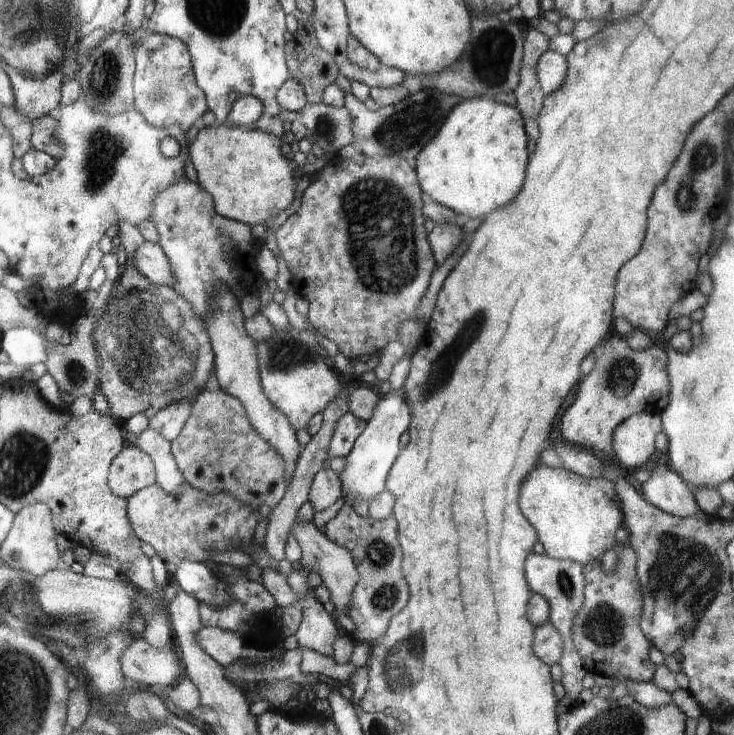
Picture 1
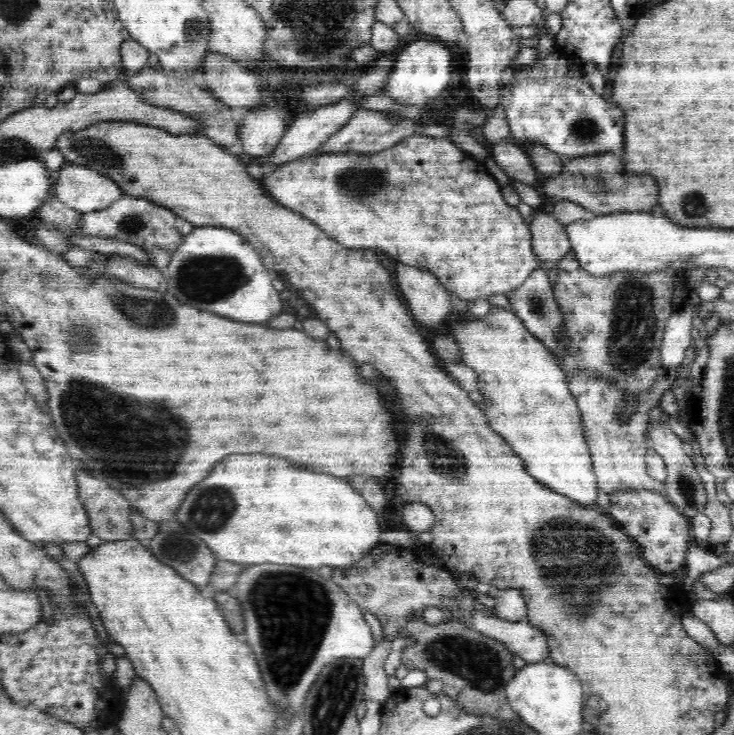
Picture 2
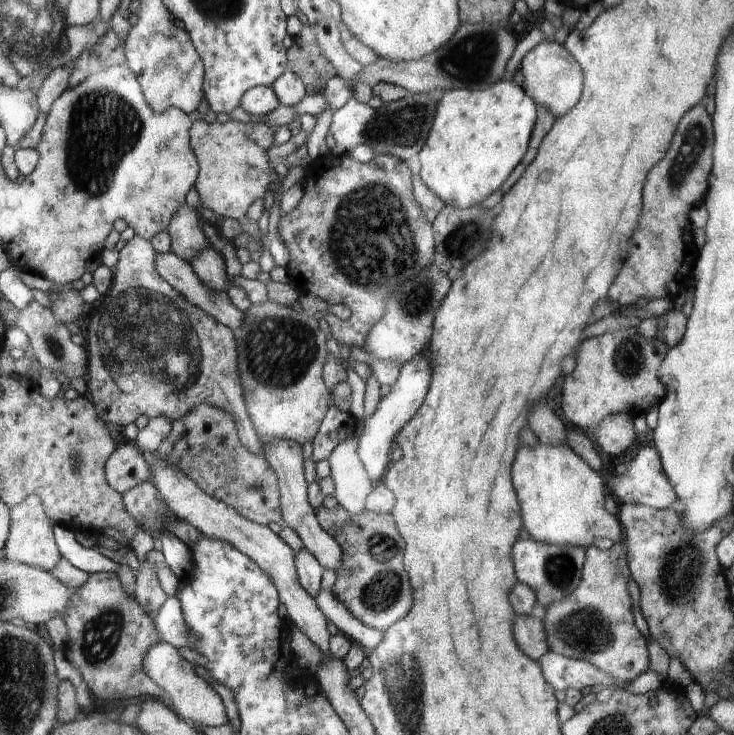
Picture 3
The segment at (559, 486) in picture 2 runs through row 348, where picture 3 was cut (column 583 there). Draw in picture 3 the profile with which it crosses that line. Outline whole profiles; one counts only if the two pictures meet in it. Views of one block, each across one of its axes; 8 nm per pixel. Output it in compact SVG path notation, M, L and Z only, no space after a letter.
M564 445L522 446L512 466L512 482L531 538L549 545L586 548L596 538L619 541L624 530L605 507L606 485L581 456Z

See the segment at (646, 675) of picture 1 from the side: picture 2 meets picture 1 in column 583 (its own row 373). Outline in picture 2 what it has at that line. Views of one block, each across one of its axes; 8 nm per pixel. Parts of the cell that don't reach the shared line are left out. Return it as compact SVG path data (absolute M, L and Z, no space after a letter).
M570 250L557 262L557 280L553 289L554 299L564 313L564 330L560 332L564 354L555 356L556 364L564 370L566 376L580 369L588 369L590 373L602 373L606 381L616 384L618 389L627 393L627 404L623 407L621 422L630 422L630 416L636 414L641 406L640 403L634 405L634 400L642 392L650 392L658 376L665 375L665 365L661 361L661 344L666 321L670 315L687 305L690 292L693 291L688 285L685 270L679 266L670 266L651 273L624 271L596 277L580 266L574 251Z

